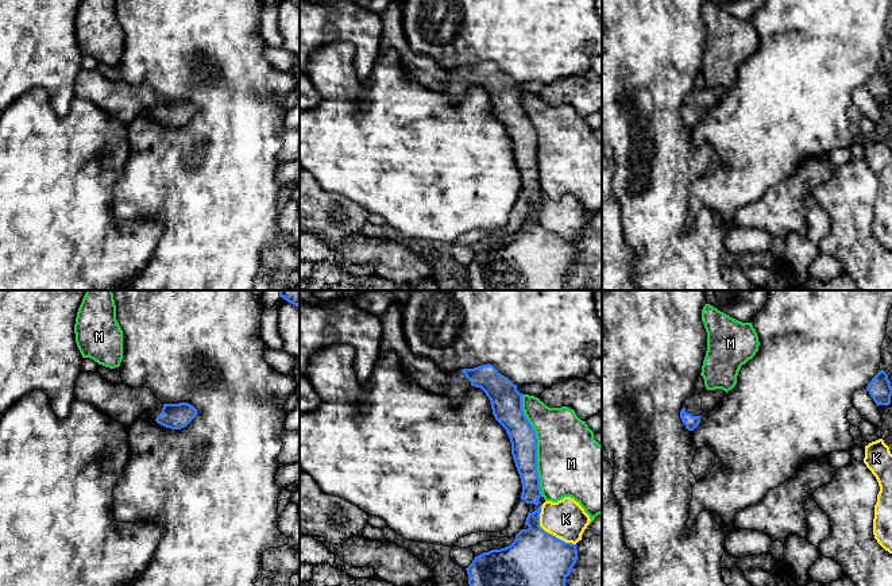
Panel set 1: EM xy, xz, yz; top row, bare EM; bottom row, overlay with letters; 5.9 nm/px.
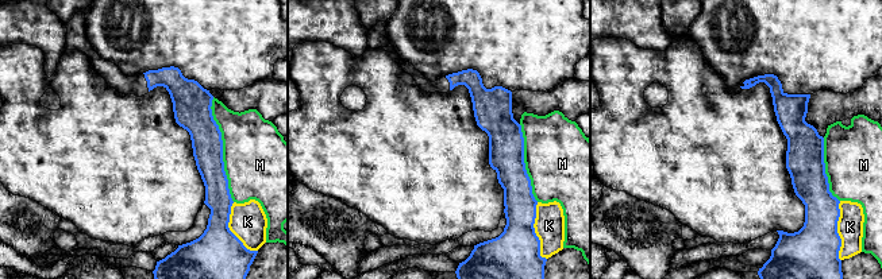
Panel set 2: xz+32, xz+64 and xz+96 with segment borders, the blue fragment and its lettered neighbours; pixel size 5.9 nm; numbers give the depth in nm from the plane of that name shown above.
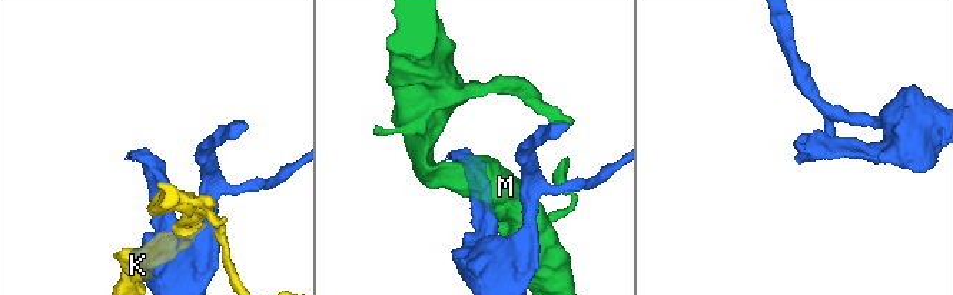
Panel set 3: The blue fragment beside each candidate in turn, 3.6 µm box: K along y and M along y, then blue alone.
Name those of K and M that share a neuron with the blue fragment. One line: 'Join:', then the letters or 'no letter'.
Join: no letter

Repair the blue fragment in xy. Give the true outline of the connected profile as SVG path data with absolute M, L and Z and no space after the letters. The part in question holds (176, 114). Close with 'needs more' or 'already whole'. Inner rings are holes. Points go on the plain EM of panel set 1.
M97 69L80 70L74 84L74 96L94 103L124 124L131 123L138 113L148 112L151 117L166 126L181 127L198 111L188 100L163 101L148 85L111 81Z | needs more

